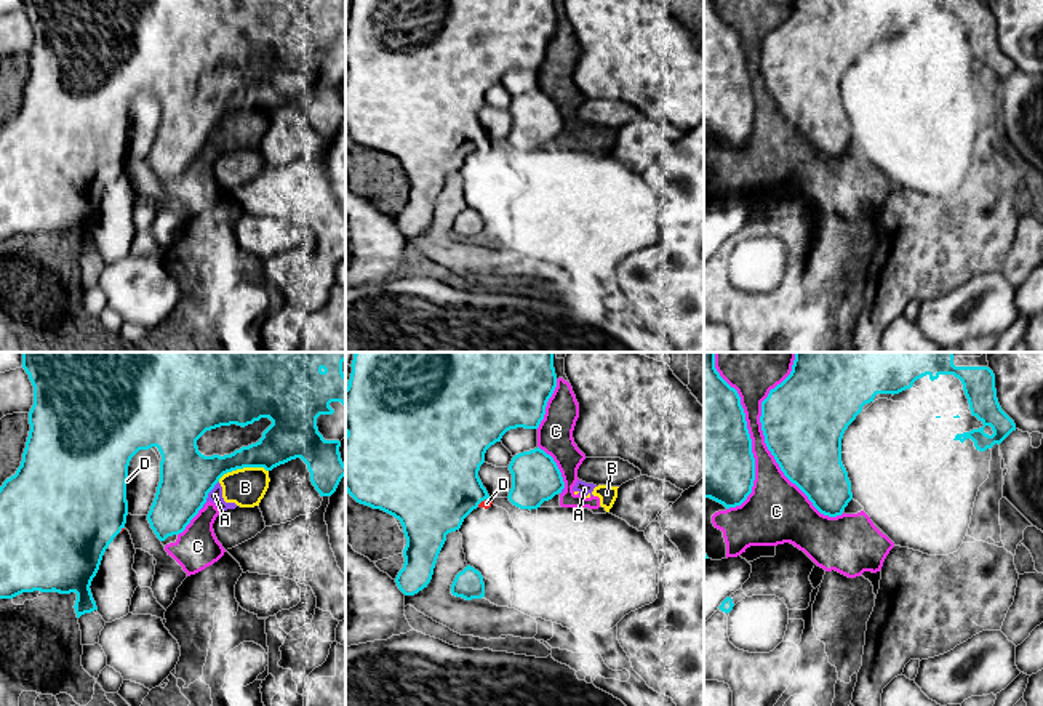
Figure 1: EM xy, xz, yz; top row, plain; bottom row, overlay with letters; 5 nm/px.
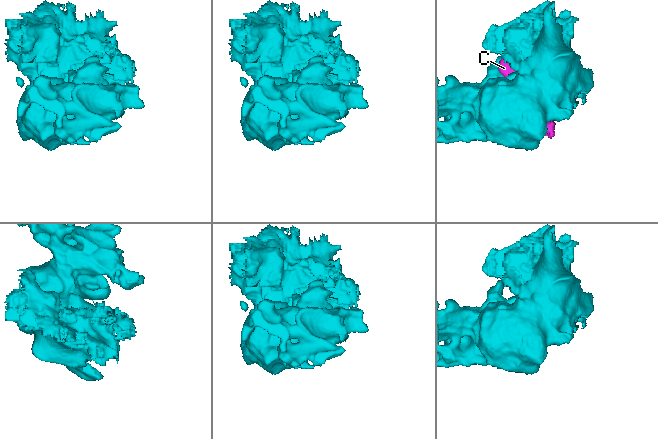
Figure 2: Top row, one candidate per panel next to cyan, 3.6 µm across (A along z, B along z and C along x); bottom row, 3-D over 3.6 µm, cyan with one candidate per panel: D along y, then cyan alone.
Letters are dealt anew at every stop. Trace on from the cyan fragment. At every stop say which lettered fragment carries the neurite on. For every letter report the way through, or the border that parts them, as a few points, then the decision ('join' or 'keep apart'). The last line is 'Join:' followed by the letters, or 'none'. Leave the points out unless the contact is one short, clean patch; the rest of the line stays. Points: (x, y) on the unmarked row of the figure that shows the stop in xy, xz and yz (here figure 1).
A: border xy (218, 122), (200, 149); keep apart
B: border xy (267, 111), (237, 109), (227, 112), (218, 122); keep apart
C: keep apart
D: keep apart
Join: none

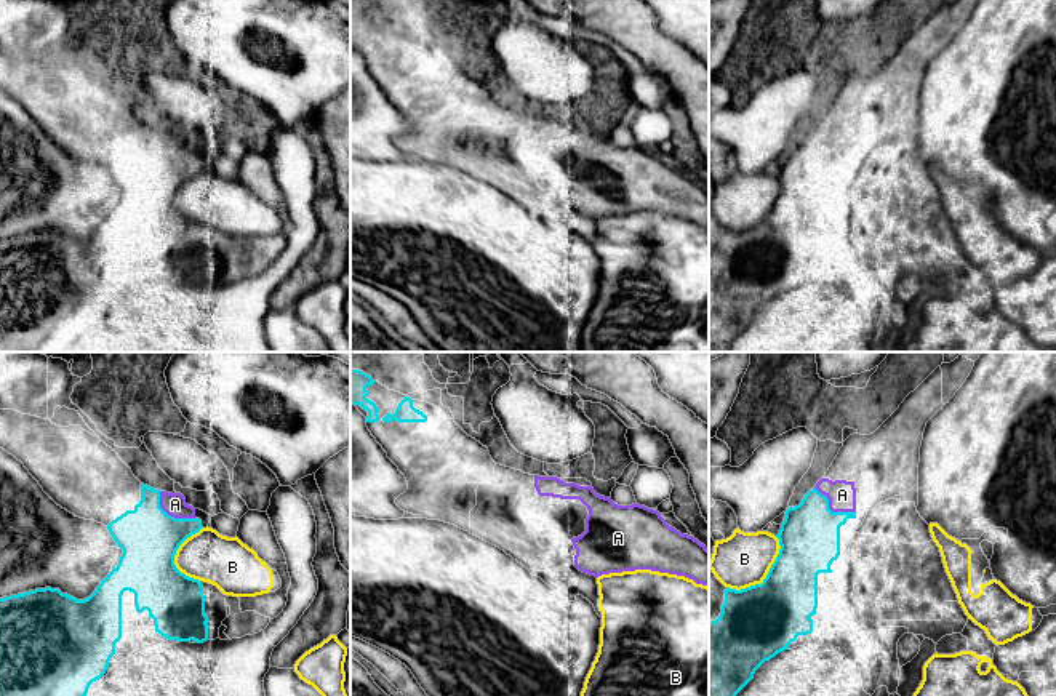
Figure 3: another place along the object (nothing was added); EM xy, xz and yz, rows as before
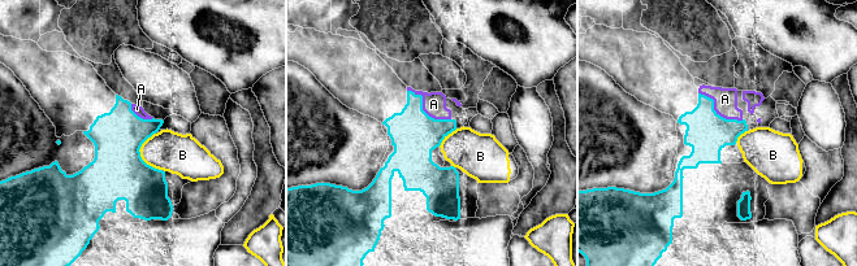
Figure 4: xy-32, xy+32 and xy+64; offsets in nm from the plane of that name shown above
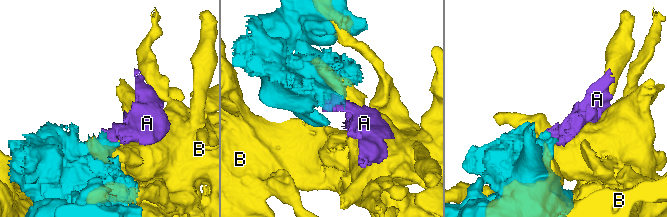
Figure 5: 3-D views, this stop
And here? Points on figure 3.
A: way yz (810, 176), (831, 152), (842, 136); join
B: keep apart
Join: A

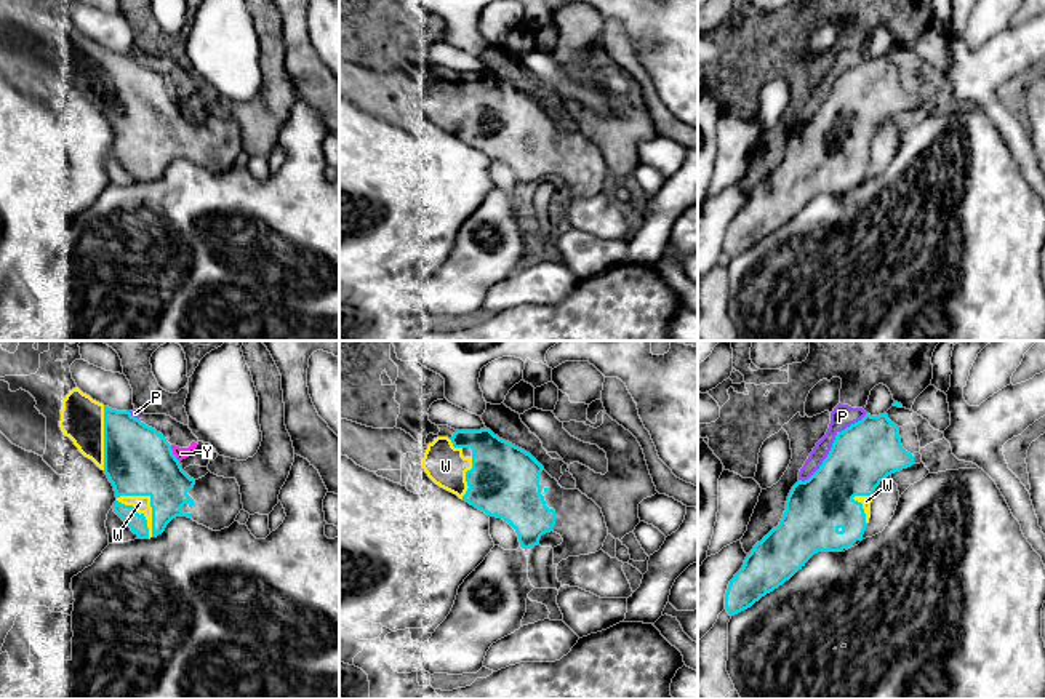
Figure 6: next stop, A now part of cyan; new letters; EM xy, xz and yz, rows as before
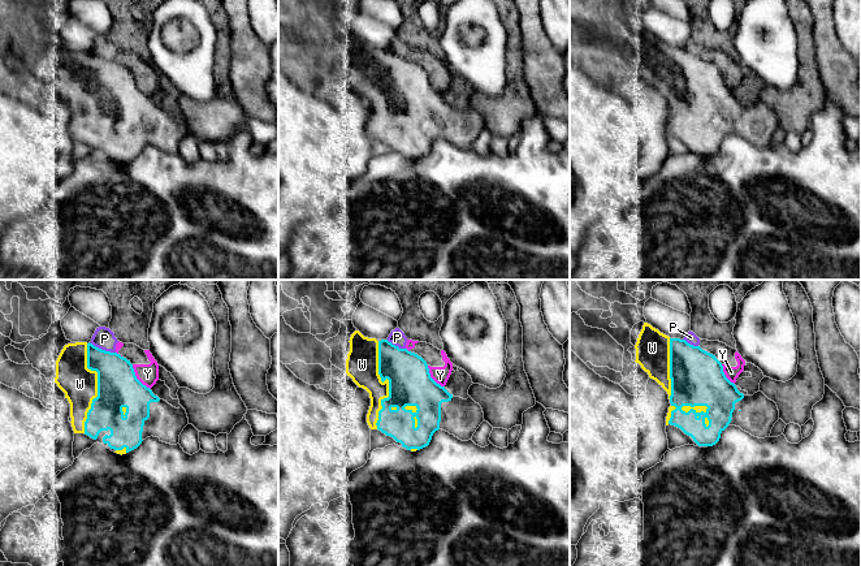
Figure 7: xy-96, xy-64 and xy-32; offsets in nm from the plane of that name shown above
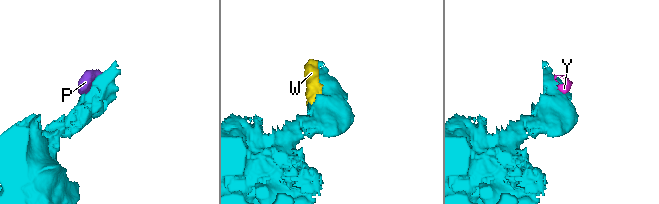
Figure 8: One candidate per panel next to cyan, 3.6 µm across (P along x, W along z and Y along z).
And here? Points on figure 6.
P: keep apart
W: join
Y: border xy (170, 87), (178, 103); keep apart
Join: W

